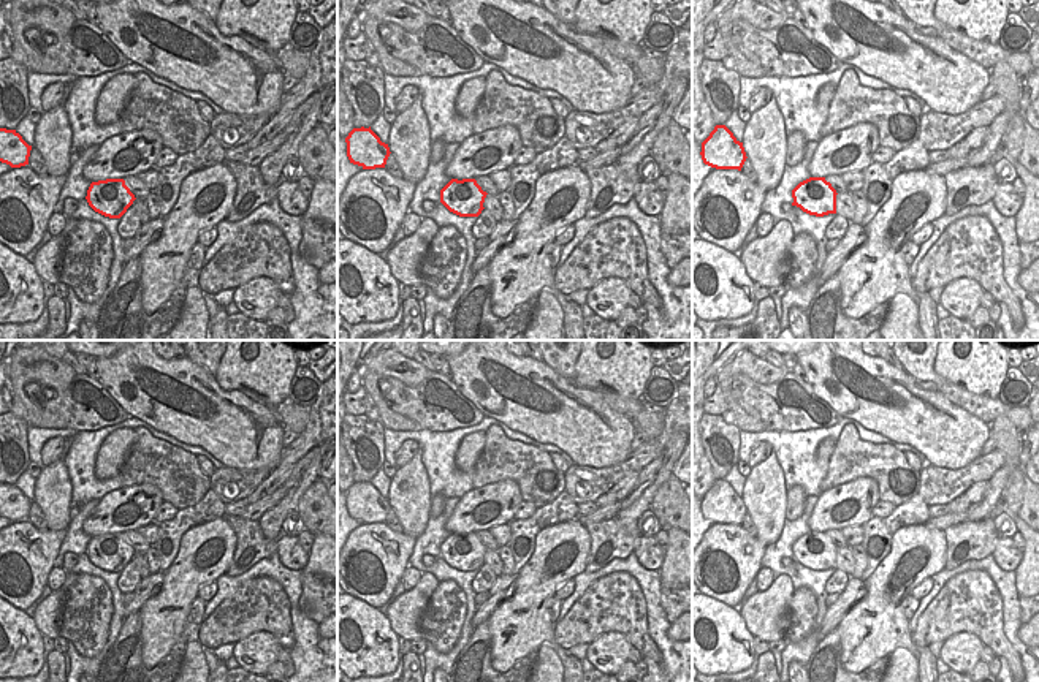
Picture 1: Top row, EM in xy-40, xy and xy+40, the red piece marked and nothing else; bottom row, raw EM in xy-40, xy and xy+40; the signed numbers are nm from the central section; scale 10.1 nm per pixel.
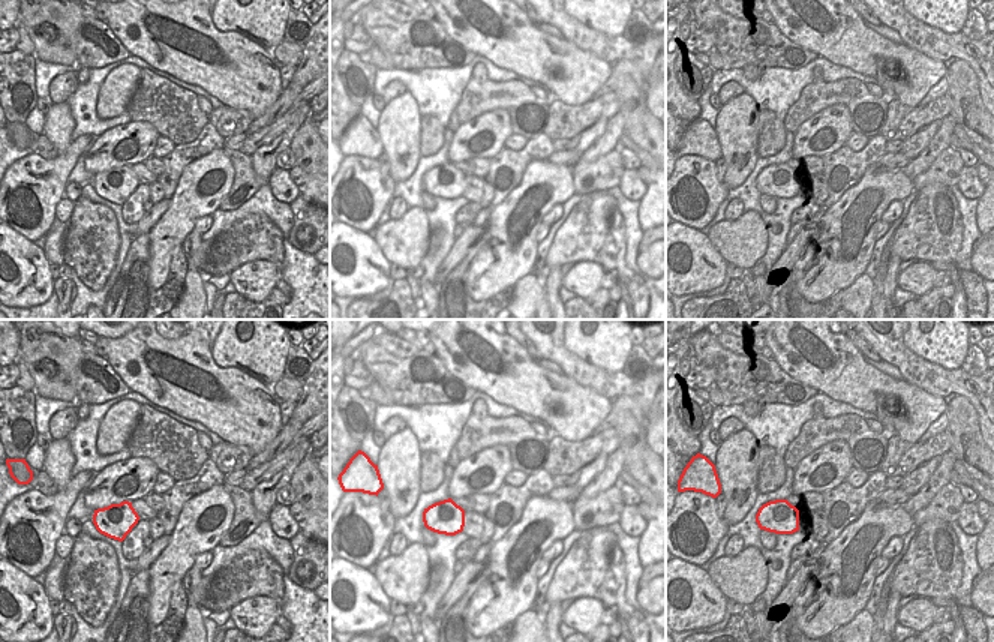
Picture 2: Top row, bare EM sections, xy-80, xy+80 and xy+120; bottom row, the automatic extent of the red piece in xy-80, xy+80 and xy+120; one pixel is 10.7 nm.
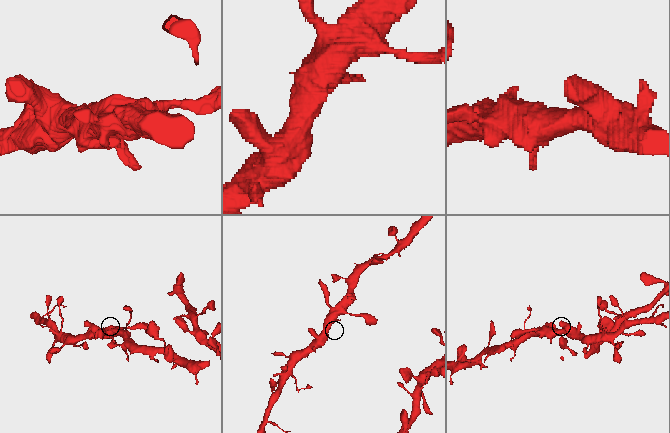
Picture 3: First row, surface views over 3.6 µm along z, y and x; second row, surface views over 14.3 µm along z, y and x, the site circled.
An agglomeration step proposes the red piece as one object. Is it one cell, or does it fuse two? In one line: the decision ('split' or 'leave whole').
leave whole

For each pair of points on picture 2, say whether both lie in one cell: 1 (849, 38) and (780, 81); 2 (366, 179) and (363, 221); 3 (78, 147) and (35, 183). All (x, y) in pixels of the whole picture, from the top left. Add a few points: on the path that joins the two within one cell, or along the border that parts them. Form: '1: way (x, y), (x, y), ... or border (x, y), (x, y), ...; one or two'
1: border (819, 56), (852, 71); two
2: way (366, 189), (366, 198), (372, 204), (372, 210); one
3: way (68, 158), (45, 180); one

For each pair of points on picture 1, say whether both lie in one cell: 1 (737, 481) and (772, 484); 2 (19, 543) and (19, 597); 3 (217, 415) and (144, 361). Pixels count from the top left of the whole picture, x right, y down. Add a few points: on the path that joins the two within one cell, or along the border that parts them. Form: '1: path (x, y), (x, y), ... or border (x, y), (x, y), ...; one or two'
1: border (746, 478), (740, 496); two
2: path (19, 556), (21, 584); one
3: path (197, 407), (181, 399), (165, 383), (165, 374); one

